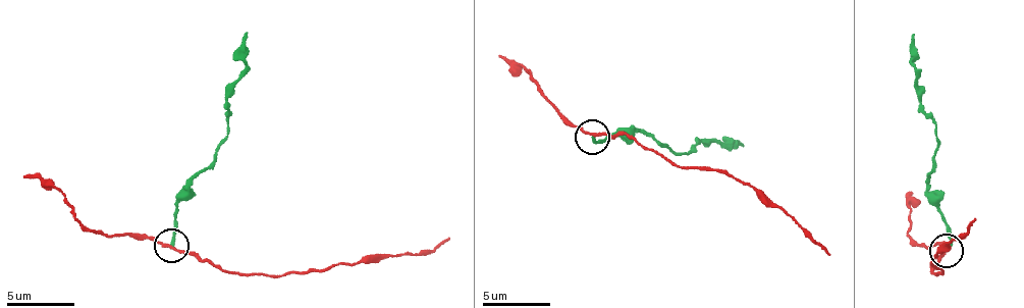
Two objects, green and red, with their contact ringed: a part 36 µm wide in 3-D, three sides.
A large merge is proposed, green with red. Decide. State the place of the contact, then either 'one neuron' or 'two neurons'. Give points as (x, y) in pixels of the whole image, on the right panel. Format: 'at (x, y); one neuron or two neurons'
at (947, 250); two neurons

